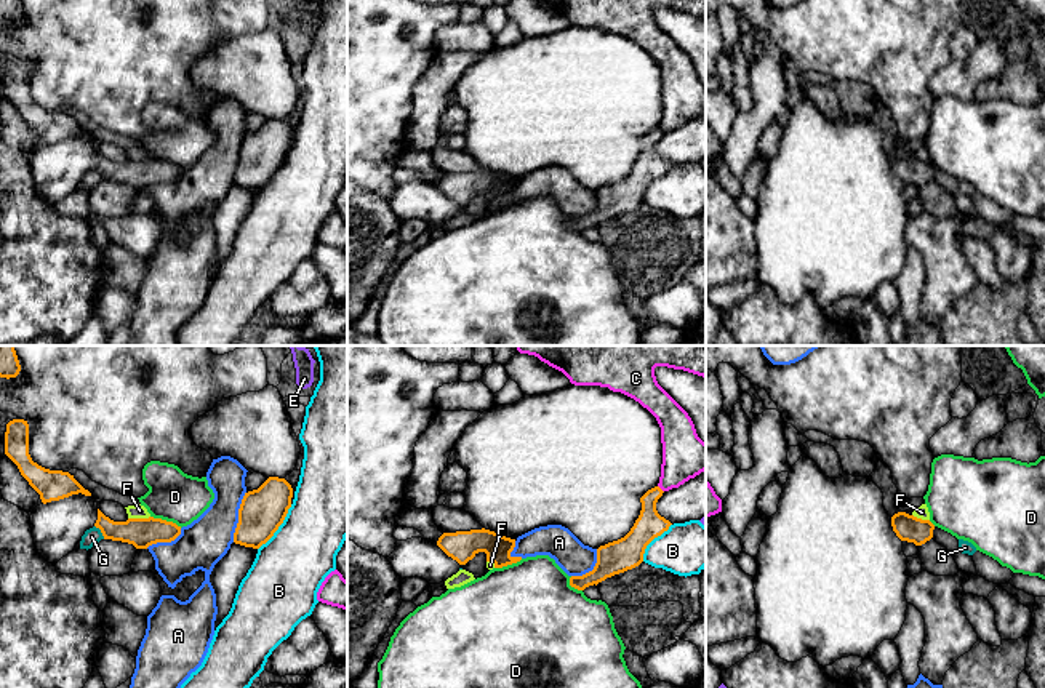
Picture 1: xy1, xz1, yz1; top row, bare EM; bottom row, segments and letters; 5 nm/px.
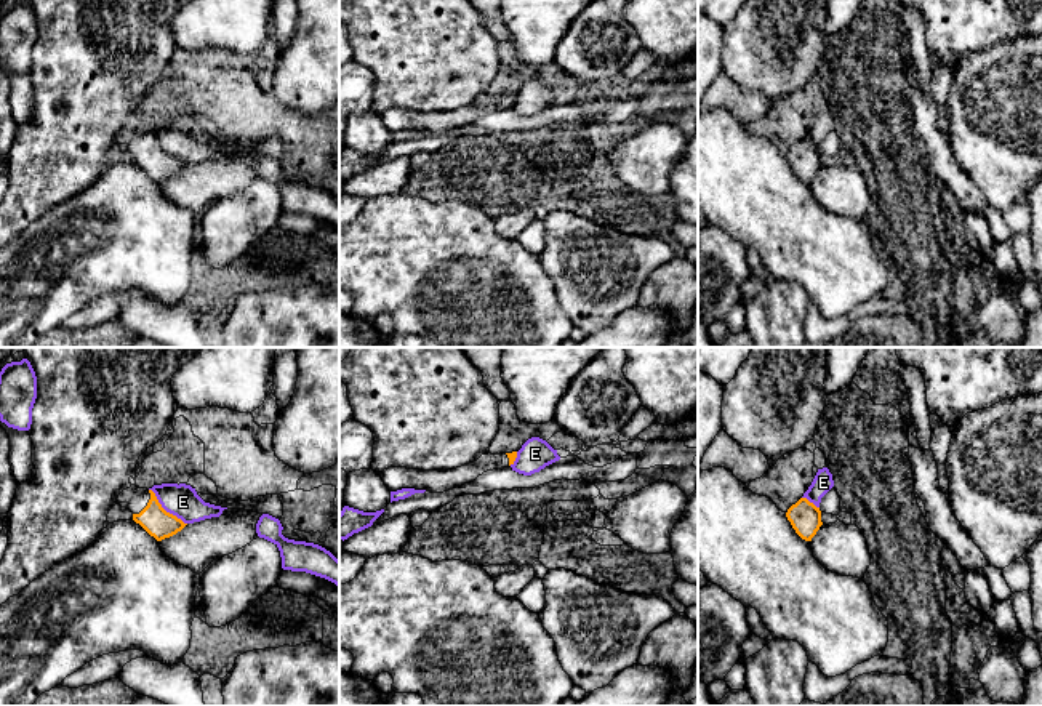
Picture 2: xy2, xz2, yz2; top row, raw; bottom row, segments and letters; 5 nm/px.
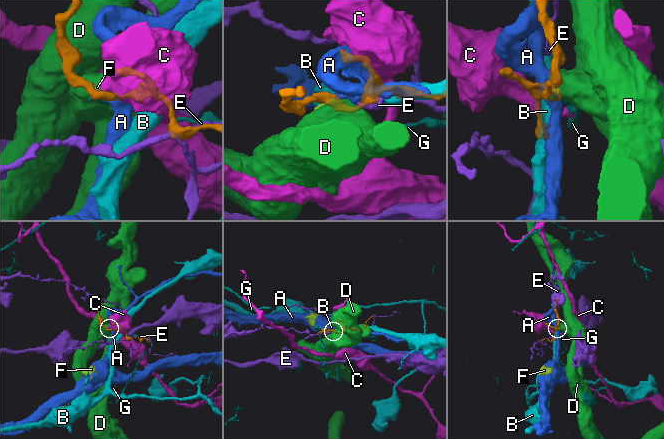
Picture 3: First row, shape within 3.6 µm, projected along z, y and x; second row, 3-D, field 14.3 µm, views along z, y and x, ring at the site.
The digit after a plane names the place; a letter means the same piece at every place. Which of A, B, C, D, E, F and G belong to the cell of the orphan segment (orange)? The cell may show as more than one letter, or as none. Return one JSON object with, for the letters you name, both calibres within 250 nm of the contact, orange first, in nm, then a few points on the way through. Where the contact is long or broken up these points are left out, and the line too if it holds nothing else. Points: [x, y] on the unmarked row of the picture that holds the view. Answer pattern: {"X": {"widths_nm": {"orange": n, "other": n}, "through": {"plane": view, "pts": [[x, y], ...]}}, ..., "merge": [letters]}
{"merge": []}

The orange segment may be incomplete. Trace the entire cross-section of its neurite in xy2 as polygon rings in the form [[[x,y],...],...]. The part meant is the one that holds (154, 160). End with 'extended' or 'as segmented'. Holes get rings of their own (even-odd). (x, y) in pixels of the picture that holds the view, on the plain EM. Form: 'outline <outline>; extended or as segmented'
outline [[[131,126],[118,136],[117,146],[130,150],[133,154],[133,162],[157,183],[176,176],[187,166],[176,157],[166,154],[155,134],[147,130]]]; extended

